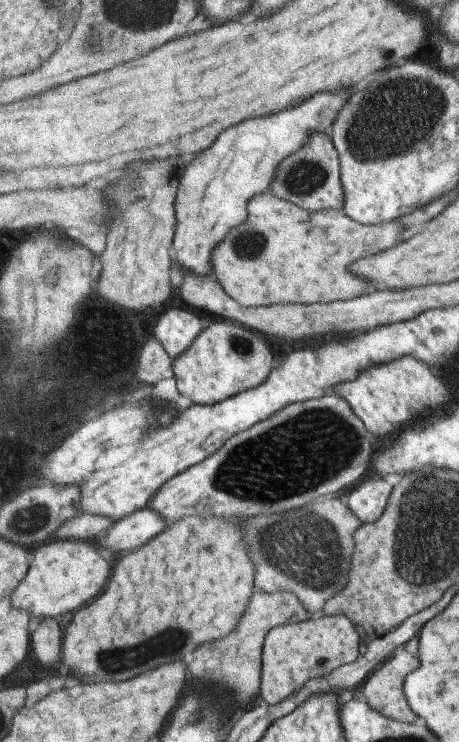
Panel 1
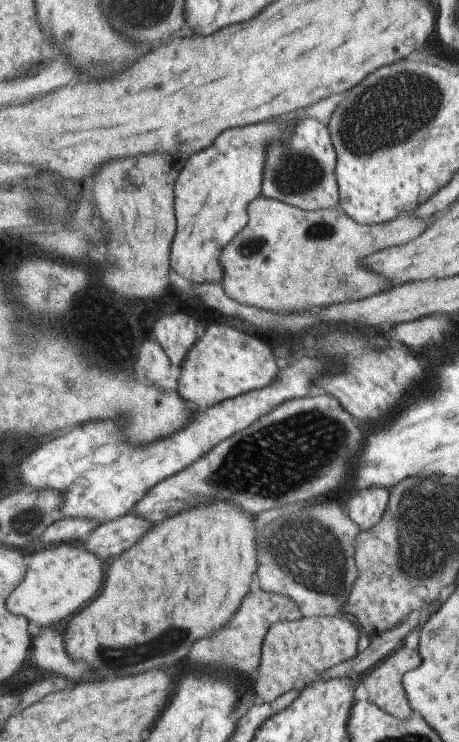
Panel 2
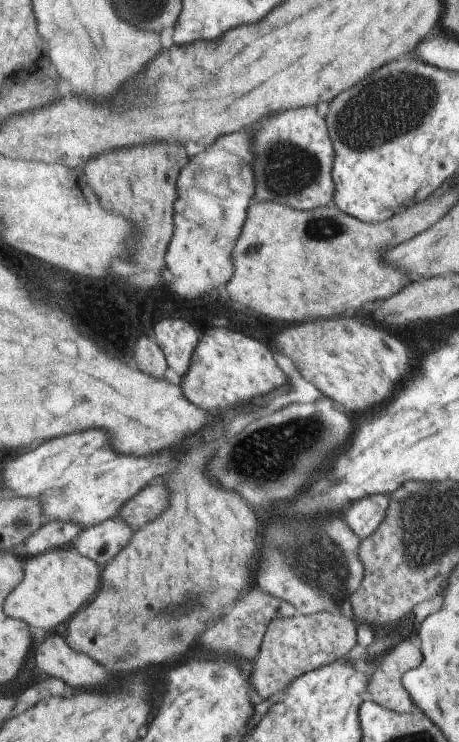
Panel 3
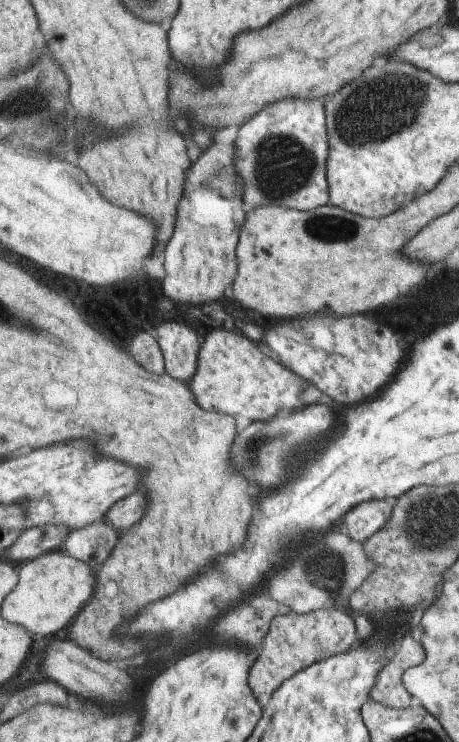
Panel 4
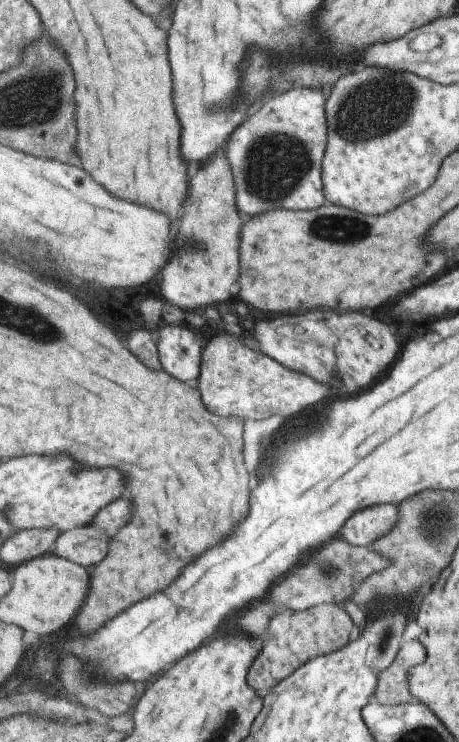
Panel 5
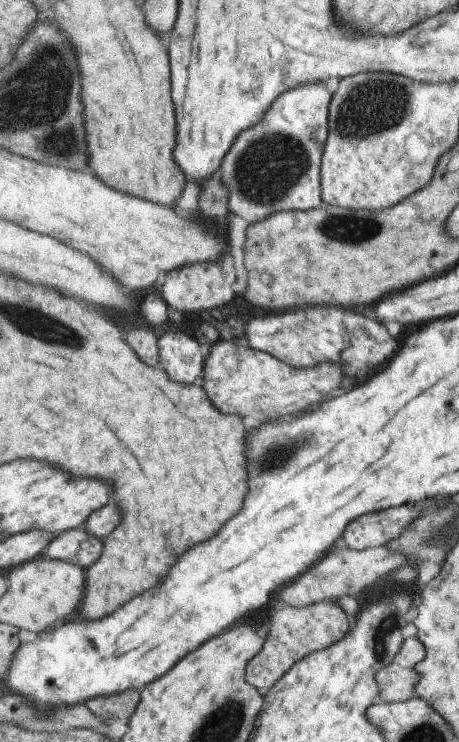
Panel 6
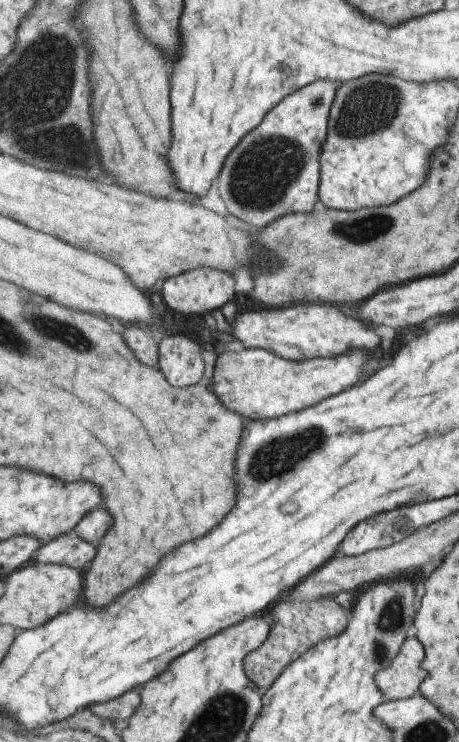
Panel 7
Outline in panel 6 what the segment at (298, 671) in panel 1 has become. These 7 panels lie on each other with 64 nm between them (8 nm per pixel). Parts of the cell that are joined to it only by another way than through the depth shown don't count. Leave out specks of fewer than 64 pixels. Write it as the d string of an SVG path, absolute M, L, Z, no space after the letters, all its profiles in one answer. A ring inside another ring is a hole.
M321 602L309 608L287 606L279 612L273 612L269 624L271 628L267 644L261 650L261 654L255 656L253 662L249 664L249 682L255 684L255 688L259 688L263 696L277 680L281 680L301 660L305 660L311 654L317 654L317 650L325 652L325 648L329 650L341 644L355 628L355 620L347 614L347 610L339 602Z

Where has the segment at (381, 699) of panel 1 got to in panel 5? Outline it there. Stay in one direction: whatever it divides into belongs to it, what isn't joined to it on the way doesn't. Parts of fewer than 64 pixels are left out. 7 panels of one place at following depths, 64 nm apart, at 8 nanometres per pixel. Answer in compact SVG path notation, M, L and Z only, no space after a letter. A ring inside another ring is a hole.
M419 640L403 642L397 660L385 672L381 672L375 698L385 706L401 706L415 702L415 696L409 688L409 672L425 660L427 652Z

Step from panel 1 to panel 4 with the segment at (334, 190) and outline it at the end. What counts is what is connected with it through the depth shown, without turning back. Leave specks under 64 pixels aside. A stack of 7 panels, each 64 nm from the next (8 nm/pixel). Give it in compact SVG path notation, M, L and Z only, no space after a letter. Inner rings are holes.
M287 100L273 104L273 108L265 108L265 112L261 112L261 116L255 116L249 124L245 124L237 136L237 170L247 182L247 214L255 208L269 204L279 204L301 212L311 212L331 204L331 182L327 176L329 158L331 140L325 100Z

